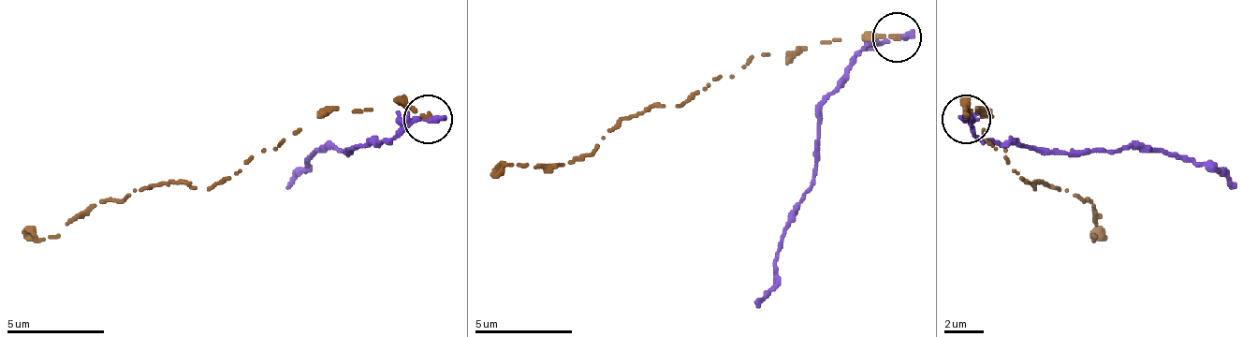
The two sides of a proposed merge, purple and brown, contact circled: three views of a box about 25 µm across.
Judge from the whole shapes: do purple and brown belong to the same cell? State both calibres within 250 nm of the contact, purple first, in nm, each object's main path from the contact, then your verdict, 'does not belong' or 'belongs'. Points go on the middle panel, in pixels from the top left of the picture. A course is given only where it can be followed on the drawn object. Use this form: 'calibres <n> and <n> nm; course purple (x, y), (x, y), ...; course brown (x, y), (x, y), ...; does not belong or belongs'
calibres 420 and 280 nm; course purple (898, 38), (883, 38), (864, 48), (819, 107), (814, 185), (775, 254), (775, 283), (756, 308); course brown (898, 38), (869, 38), (761, 53), (678, 107), (629, 117), (590, 155), (565, 166), (511, 166), (491, 175); does not belong

